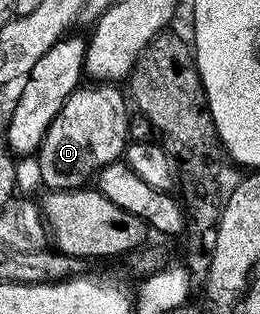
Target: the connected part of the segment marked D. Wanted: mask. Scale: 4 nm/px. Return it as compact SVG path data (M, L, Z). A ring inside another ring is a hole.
M88 84L77 88L62 104L62 112L54 116L46 136L42 140L38 151L40 158L40 178L45 182L48 190L74 190L85 185L84 182L97 174L103 166L111 162L121 161L122 155L130 141L128 135L128 106L126 94L119 90L116 84Z

